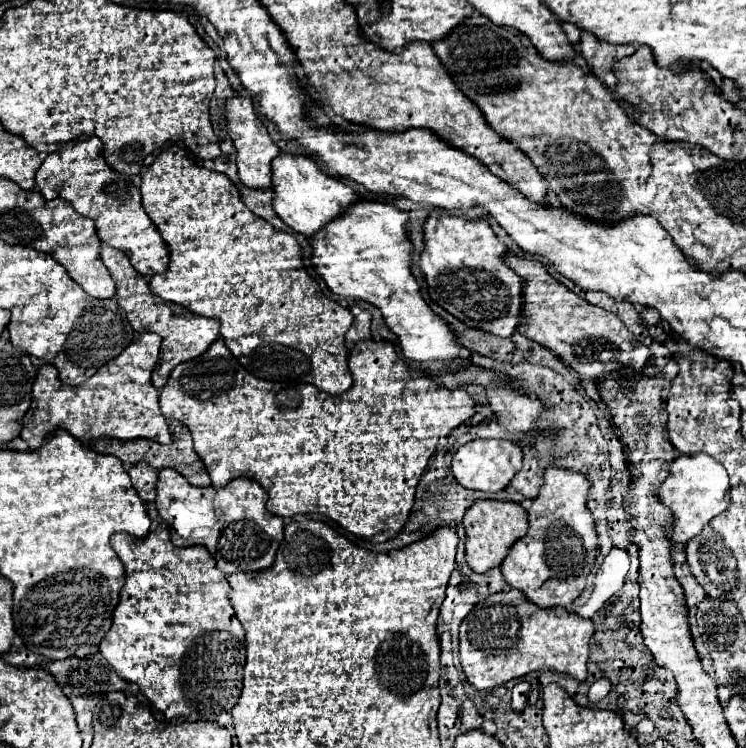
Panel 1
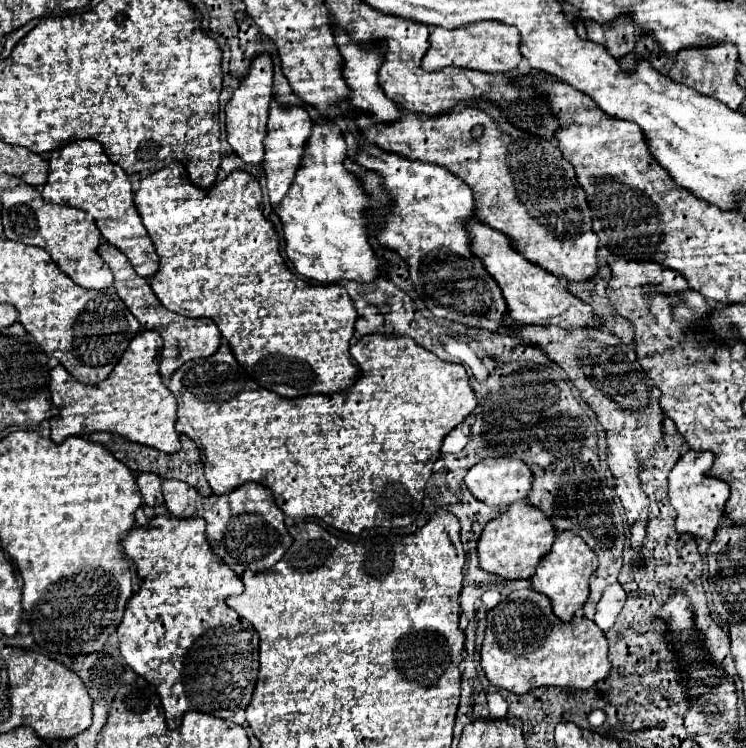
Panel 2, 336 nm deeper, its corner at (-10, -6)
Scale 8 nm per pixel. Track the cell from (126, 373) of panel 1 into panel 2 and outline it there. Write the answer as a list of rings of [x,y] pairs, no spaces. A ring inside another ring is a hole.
[[[141,331],[131,341],[113,373],[99,385],[83,385],[75,381],[63,365],[51,369],[49,389],[53,403],[59,409],[59,415],[51,419],[51,439],[55,443],[63,443],[73,435],[109,431],[163,453],[177,453],[181,449],[179,435],[175,431],[177,401],[159,375],[161,345],[159,333]]]

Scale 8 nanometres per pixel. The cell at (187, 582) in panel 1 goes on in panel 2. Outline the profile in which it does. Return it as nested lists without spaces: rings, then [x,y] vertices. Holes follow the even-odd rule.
[[[153,517],[143,527],[133,527],[121,541],[127,557],[133,559],[139,577],[139,591],[131,597],[123,621],[119,623],[119,649],[131,669],[151,681],[161,697],[165,719],[171,729],[181,725],[185,711],[201,711],[219,719],[233,719],[249,705],[257,669],[259,669],[259,643],[249,631],[251,623],[241,619],[227,607],[225,597],[243,591],[243,581],[229,565],[215,557],[205,537],[205,521],[177,519],[177,517]]]

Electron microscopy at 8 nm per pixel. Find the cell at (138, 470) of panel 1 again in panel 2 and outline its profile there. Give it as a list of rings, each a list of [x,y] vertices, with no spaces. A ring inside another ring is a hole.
[[[139,473],[137,475],[137,485],[143,497],[143,503],[153,507],[153,505],[163,505],[163,493],[161,493],[161,479],[155,473]]]

